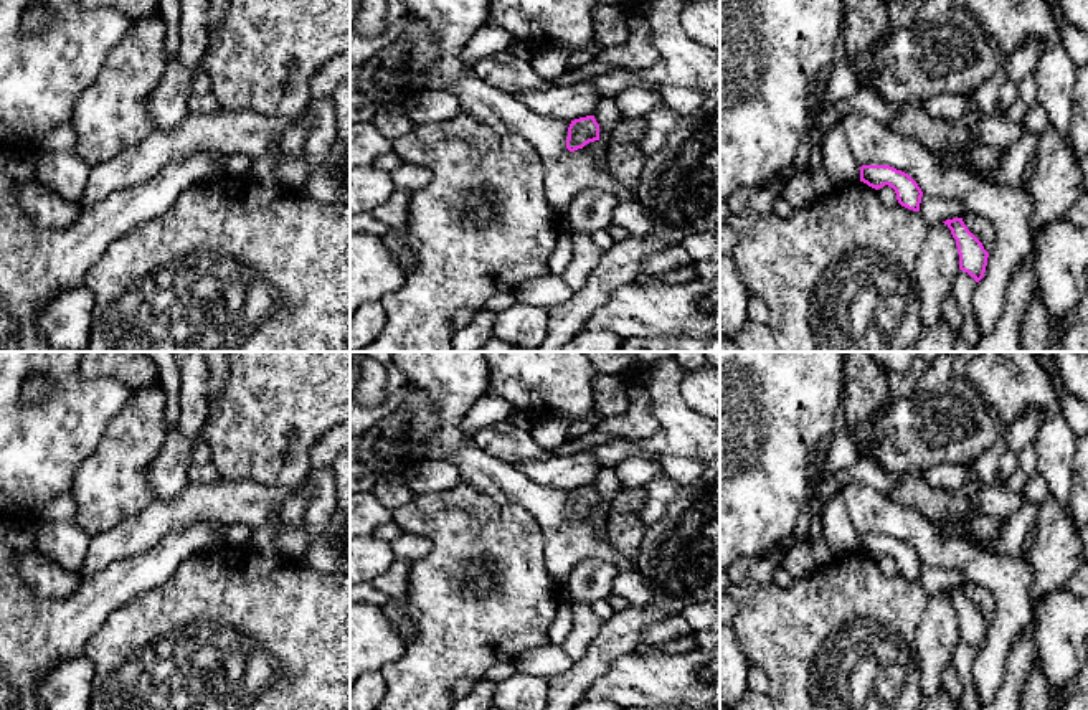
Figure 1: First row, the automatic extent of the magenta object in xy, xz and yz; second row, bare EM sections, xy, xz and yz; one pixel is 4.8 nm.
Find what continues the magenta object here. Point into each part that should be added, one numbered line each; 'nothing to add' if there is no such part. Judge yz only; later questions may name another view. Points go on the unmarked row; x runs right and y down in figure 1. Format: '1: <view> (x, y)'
nothing to add

